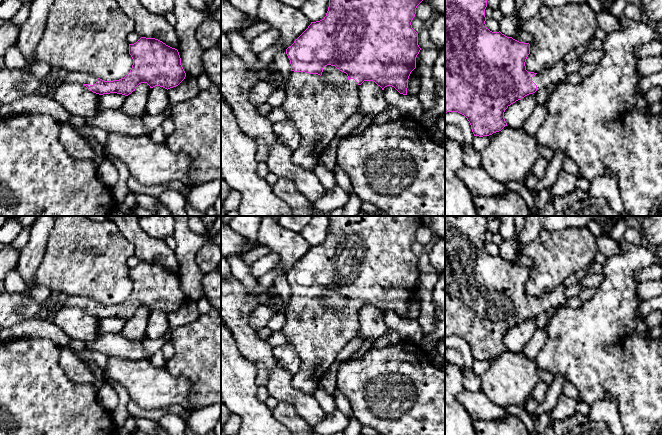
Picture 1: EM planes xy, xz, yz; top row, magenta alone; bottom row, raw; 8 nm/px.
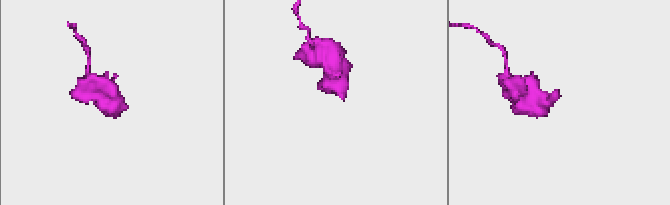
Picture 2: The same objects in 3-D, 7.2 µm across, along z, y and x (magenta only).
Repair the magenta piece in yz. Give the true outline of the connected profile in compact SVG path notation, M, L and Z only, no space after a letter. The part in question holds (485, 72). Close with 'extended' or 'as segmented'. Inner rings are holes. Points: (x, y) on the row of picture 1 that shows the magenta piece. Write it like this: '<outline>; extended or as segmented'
M445 0L445 113L464 115L474 136L479 137L492 135L507 126L504 112L511 104L550 84L564 82L568 77L564 61L538 74L528 72L525 62L530 54L530 44L507 37L500 31L490 31L485 24L486 7L487 0Z; extended

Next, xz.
M329 0L329 7L326 16L316 22L311 22L308 28L294 41L294 43L286 49L286 54L290 60L291 73L289 79L282 82L282 87L286 93L286 99L282 104L282 108L286 112L287 119L290 119L296 125L300 143L296 150L292 153L291 161L308 171L313 172L316 165L319 163L322 152L328 147L330 142L336 137L340 127L356 112L359 107L359 86L364 81L373 81L384 90L387 86L394 87L400 94L407 95L408 79L411 72L416 68L416 57L421 48L418 45L418 33L412 28L411 22L416 14L417 6L423 0ZM327 65L335 66L340 71L348 76L348 81L340 84L327 84L321 78L323 68Z; extended

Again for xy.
M141 37L136 43L129 44L129 54L133 65L124 78L104 81L88 73L71 71L64 82L82 84L99 95L117 93L128 96L141 83L168 90L178 86L186 77L178 50L158 39Z; extended

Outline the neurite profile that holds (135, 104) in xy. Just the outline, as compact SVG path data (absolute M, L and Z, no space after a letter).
M147 83L139 84L136 89L126 97L121 109L132 117L141 116L146 111L150 86Z

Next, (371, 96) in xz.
M364 81L359 85L359 103L363 116L379 114L389 107L382 88L373 81Z

